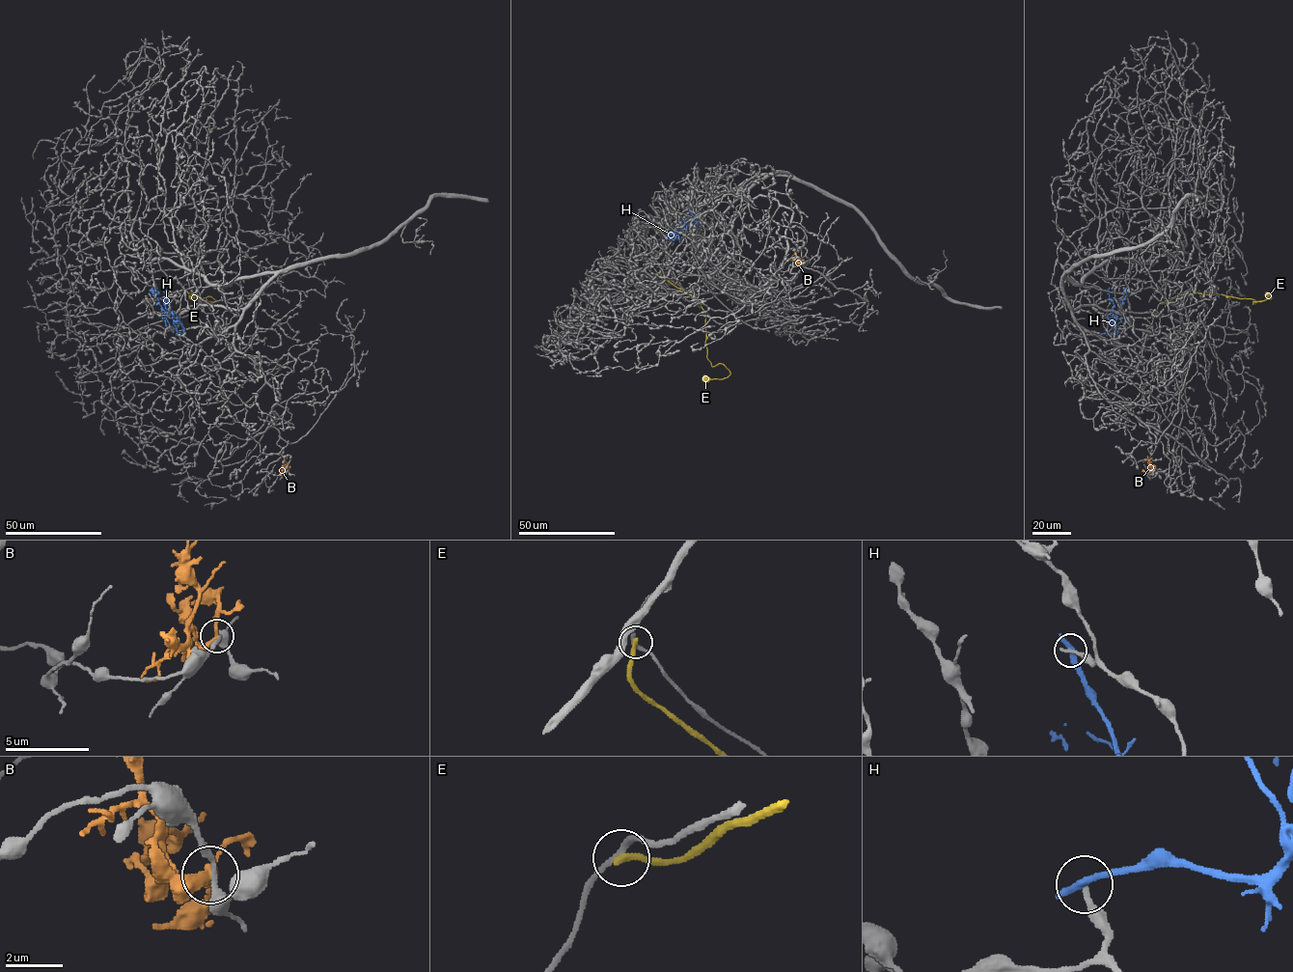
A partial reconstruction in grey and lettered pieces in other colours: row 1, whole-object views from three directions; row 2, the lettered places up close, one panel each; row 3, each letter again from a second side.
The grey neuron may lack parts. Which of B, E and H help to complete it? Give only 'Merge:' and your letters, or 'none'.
Merge: none

